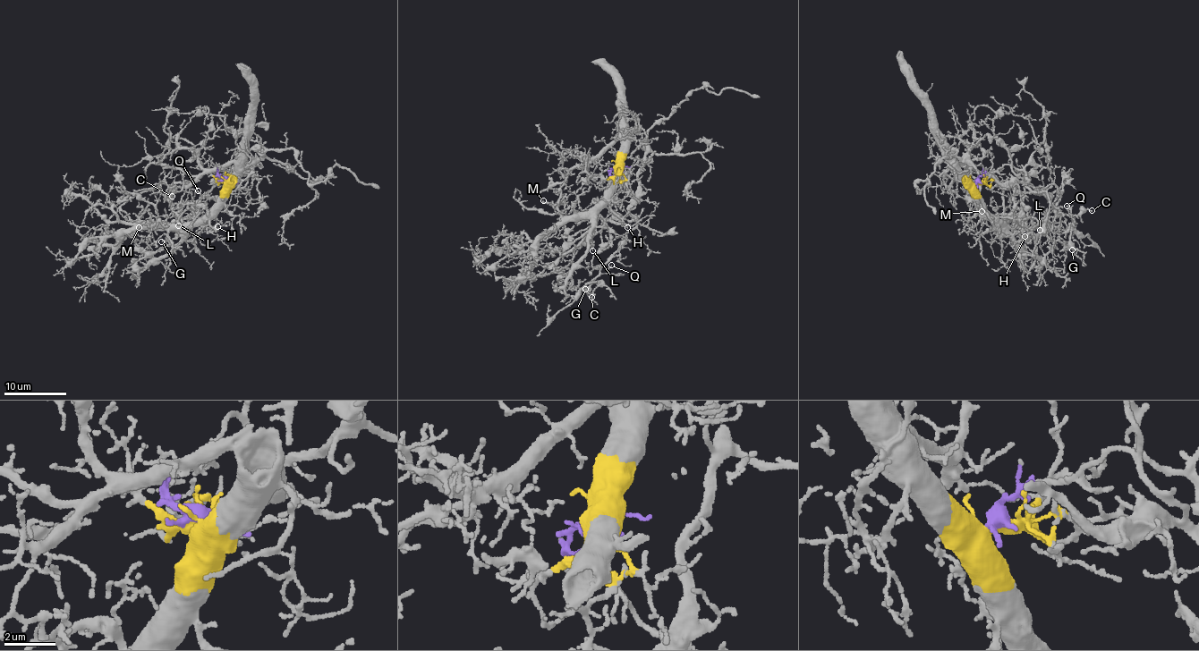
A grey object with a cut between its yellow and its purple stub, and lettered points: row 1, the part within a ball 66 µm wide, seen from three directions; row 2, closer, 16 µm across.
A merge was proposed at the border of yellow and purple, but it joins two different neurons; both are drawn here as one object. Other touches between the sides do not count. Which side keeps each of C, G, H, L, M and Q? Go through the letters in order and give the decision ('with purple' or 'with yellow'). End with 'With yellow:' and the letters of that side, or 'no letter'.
C: with purple
G: with purple
H: with yellow
L: with yellow
M: with yellow
Q: with purple
With yellow: H, L, M

